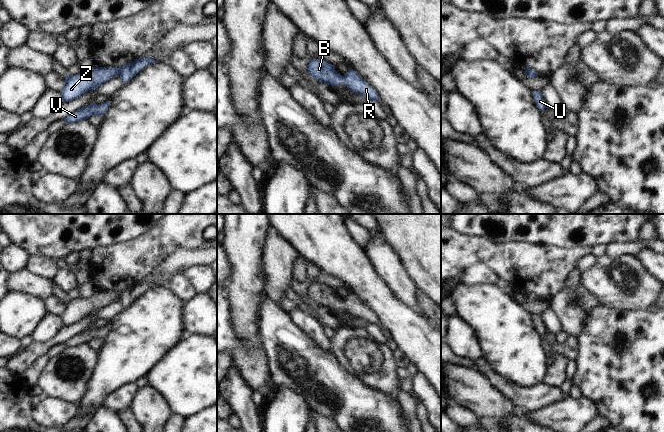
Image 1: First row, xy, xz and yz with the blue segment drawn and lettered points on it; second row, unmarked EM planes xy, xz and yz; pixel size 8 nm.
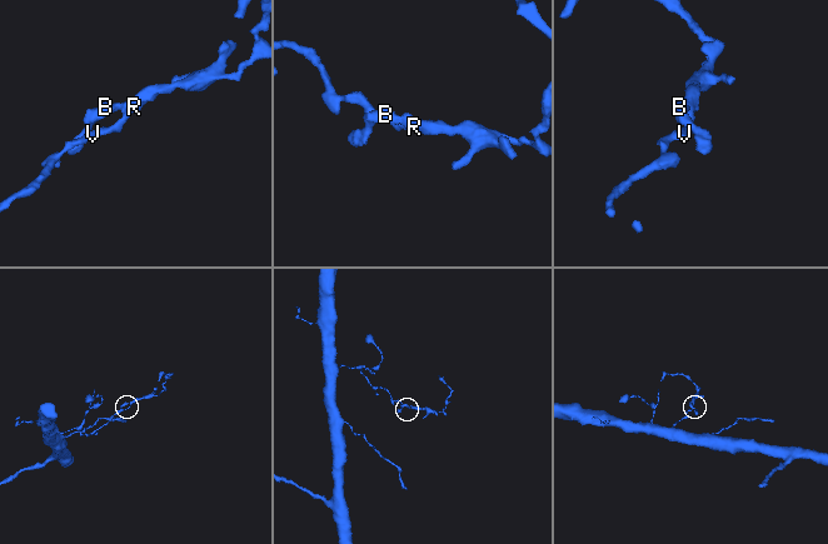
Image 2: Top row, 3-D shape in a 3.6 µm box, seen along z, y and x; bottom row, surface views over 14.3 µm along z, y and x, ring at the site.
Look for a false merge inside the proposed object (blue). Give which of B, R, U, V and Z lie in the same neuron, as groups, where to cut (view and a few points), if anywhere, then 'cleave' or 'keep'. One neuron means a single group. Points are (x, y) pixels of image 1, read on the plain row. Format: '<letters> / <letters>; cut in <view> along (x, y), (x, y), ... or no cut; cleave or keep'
B R U V Z; no cut; keep

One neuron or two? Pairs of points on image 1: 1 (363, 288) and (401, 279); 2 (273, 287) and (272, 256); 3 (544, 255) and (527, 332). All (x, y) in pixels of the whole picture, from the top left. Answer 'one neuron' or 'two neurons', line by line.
1: two neurons
2: one neuron
3: two neurons

